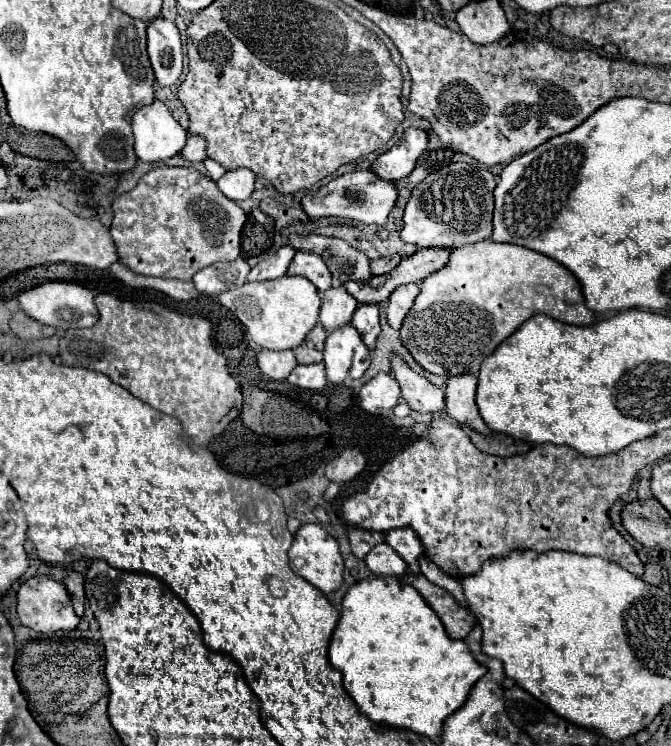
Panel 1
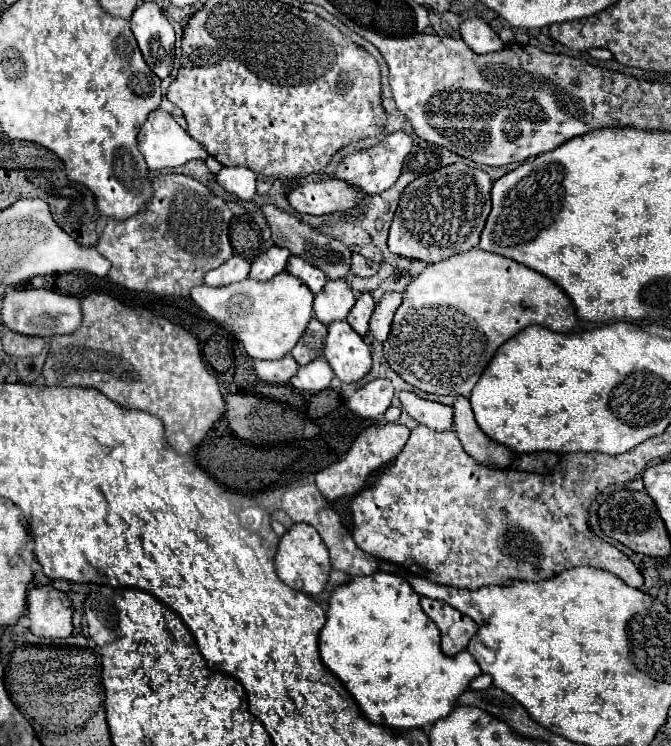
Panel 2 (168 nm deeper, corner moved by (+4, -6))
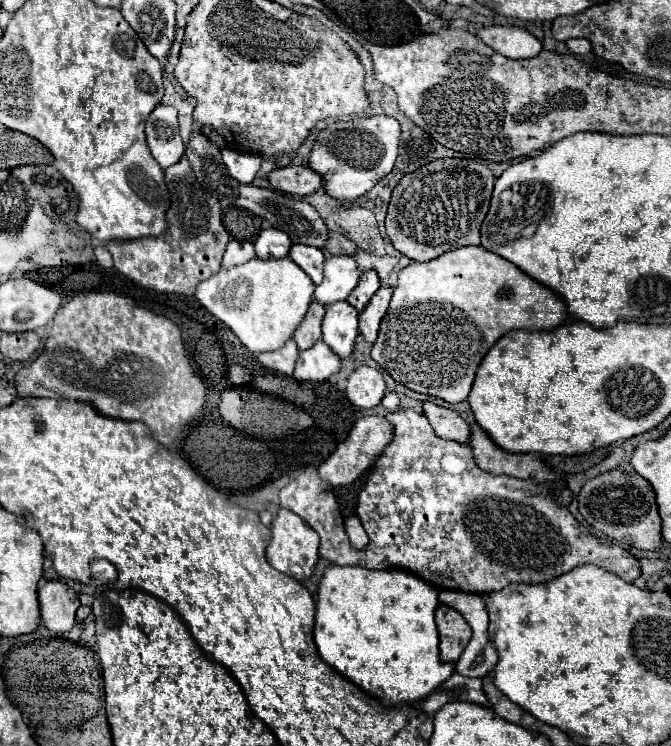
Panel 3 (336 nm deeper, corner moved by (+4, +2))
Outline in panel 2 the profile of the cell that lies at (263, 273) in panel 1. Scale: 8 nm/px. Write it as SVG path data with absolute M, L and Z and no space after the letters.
M272 246L270 250L266 250L264 254L260 254L254 262L252 262L252 270L250 276L254 280L270 280L276 274L280 274L286 268L290 252L286 248L280 246Z

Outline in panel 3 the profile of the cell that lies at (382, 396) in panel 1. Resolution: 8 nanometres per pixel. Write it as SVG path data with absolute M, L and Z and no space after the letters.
M360 366L348 376L346 396L358 408L374 408L386 394L386 382L376 368Z

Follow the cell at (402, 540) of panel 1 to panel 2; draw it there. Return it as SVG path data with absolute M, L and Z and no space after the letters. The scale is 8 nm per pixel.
M384 572L352 578L332 590L318 648L326 668L340 678L364 716L374 724L392 728L422 728L424 724L434 724L436 720L448 716L450 710L456 708L452 700L456 700L456 696L468 688L470 680L480 674L480 668L470 652L460 652L452 658L442 654L438 628L422 612L420 596L404 578Z

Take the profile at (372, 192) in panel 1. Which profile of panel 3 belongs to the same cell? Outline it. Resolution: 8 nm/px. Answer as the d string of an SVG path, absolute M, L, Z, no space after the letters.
M286 166L286 168L276 168L270 176L270 186L286 196L302 198L308 194L314 194L318 190L324 190L324 180L316 176L306 166Z

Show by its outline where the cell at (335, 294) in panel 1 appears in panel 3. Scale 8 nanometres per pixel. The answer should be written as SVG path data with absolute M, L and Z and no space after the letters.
M328 256L324 262L324 280L316 286L316 300L324 306L342 302L358 284L358 268L352 256Z

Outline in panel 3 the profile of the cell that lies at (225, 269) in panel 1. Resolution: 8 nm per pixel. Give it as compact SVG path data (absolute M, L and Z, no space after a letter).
M232 240L226 248L226 254L224 254L224 260L222 260L222 268L232 268L232 266L240 266L248 260L254 258L254 244L248 242L248 240Z

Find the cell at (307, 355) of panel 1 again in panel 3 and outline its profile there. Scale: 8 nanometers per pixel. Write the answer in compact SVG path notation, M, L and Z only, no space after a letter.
M312 302L300 328L294 332L294 340L298 344L300 350L306 350L310 348L312 344L316 344L320 338L322 338L322 332L320 332L320 322L322 322L322 316L324 316L326 308L318 302Z

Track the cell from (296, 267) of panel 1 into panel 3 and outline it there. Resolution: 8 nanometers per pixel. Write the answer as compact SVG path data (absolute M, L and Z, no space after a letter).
M294 244L290 248L290 258L312 278L314 284L320 284L322 280L322 266L324 266L324 254L318 248Z

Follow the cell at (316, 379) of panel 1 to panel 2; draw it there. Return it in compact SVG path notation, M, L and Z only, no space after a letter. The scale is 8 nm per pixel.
M316 358L312 362L308 362L306 366L300 366L296 376L292 376L290 384L298 390L306 390L306 392L322 392L330 386L334 378L332 368L328 368L328 362L324 358Z

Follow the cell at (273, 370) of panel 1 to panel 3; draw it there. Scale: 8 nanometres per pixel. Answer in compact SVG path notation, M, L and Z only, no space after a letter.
M288 340L280 350L264 352L264 366L272 368L272 370L278 370L286 376L292 376L296 358L298 358L298 346L296 346L294 340Z

